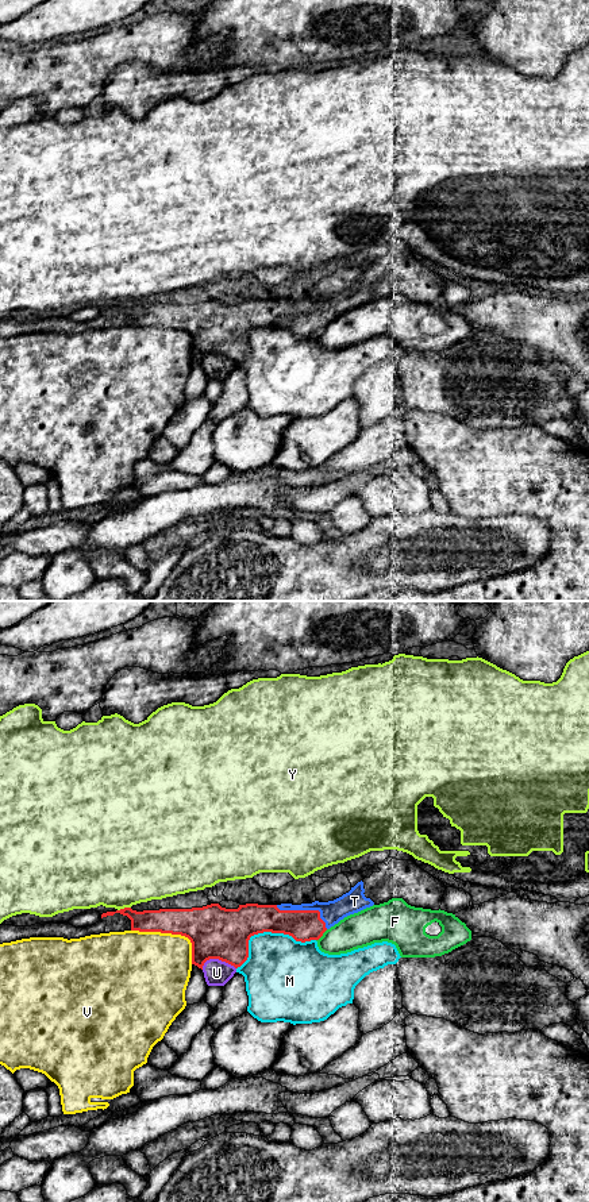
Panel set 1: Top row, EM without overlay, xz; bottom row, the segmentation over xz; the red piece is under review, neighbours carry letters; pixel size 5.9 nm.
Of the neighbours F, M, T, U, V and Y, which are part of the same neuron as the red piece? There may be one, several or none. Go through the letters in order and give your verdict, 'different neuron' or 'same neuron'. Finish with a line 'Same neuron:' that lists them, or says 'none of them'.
F: different neuron
M: different neuron
T: same neuron
U: different neuron
V: different neuron
Y: different neuron
Same neuron: T

